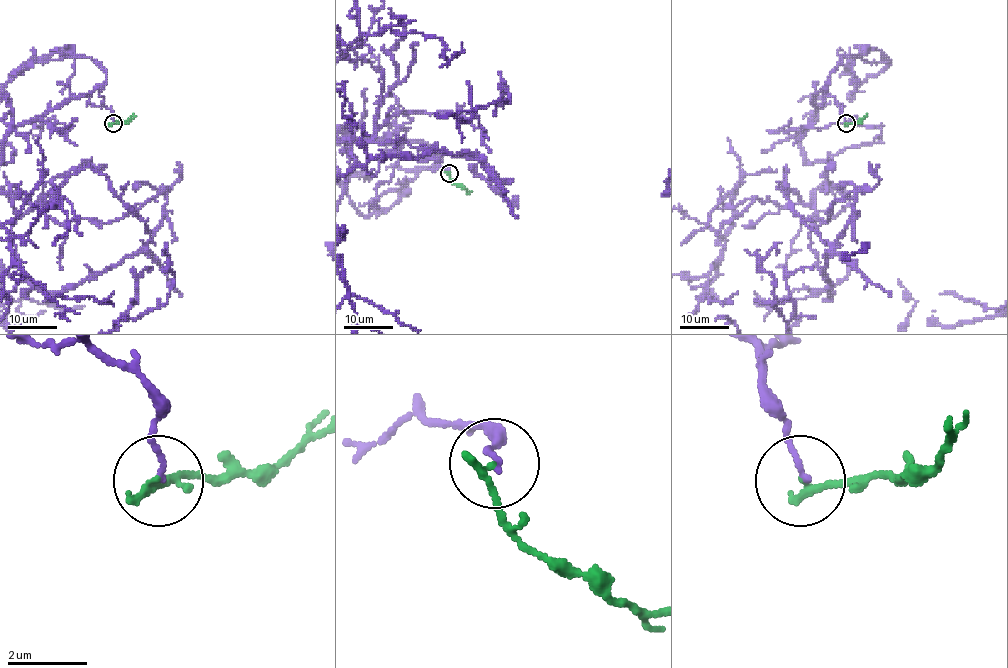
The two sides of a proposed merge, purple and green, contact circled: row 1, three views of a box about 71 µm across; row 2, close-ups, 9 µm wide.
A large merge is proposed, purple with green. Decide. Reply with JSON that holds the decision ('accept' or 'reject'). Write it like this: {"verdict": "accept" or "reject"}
{"verdict": "reject"}

